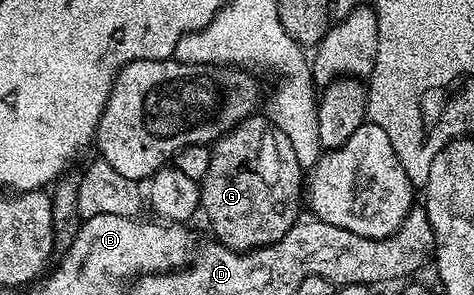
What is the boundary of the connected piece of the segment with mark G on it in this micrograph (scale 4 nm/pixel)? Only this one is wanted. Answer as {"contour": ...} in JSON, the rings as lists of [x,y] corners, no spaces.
{"contour":[[[261,114],[249,116],[241,124],[235,125],[228,134],[219,137],[217,141],[212,144],[211,166],[207,166],[207,174],[199,181],[199,187],[201,190],[200,211],[203,213],[203,216],[205,212],[206,218],[209,219],[209,228],[217,235],[214,236],[216,243],[227,246],[236,252],[253,252],[256,248],[265,248],[269,244],[279,242],[279,238],[283,238],[283,234],[287,234],[287,230],[291,230],[291,226],[297,223],[299,217],[302,215],[303,169],[299,158],[295,158],[295,150],[291,147],[291,141],[287,139],[287,134],[283,134],[283,130],[279,130],[279,126],[275,126],[272,120]]]}

